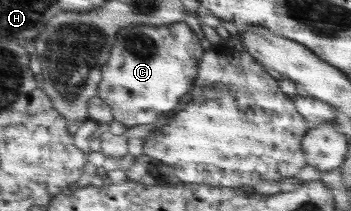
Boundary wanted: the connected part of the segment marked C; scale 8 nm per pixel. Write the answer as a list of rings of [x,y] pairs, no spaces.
[[[175,22],[159,27],[135,24],[123,27],[115,35],[109,60],[102,67],[102,79],[96,95],[111,108],[115,121],[123,123],[126,129],[135,125],[153,123],[161,113],[175,109],[181,97],[190,91],[198,74],[198,65],[203,51],[205,49],[197,35],[185,22]]]

